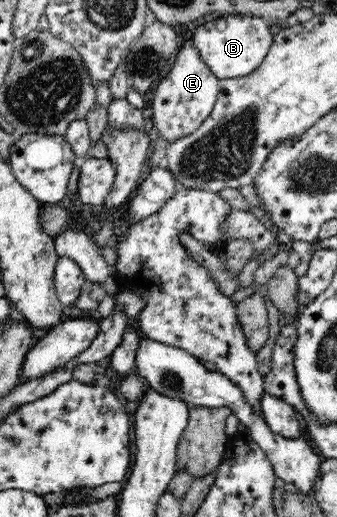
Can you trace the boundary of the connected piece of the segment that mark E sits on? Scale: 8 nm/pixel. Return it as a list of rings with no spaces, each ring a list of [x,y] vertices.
[[[188,39],[180,48],[174,65],[154,90],[152,98],[152,116],[149,123],[156,125],[162,139],[172,143],[180,138],[192,135],[210,117],[218,94],[220,79],[202,62],[192,39]]]

